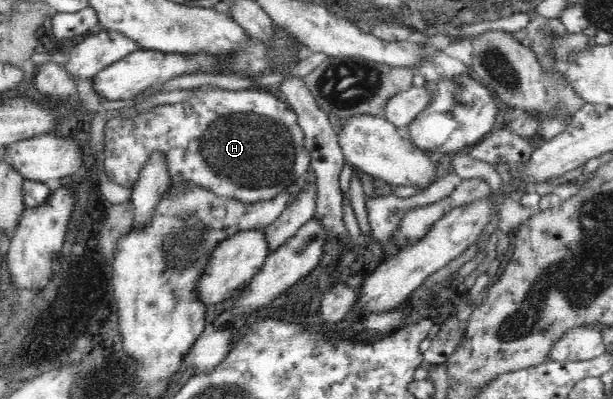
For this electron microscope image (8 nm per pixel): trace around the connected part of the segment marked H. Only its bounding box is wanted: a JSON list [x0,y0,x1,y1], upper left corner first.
[104,87,311,204]

